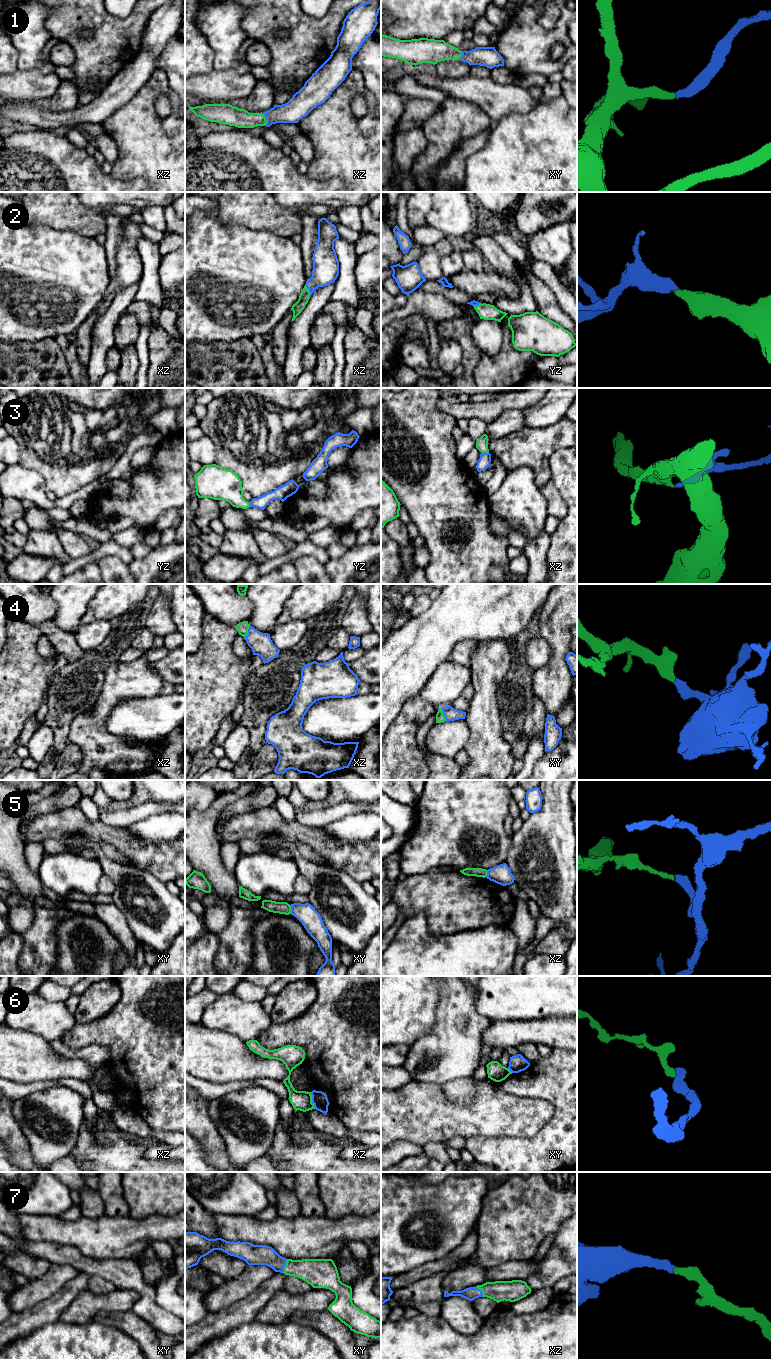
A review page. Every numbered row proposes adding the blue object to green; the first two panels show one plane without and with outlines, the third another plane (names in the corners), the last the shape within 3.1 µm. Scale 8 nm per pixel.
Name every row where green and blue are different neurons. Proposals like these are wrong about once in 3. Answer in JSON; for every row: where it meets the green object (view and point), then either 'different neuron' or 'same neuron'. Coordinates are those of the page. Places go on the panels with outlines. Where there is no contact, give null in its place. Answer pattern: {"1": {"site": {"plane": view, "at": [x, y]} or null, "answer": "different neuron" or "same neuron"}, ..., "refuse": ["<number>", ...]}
{"1": {"site": {"plane": "xz", "at": [265, 119]}, "answer": "same neuron"}, "2": {"site": {"plane": "xz", "at": [308, 290]}, "answer": "same neuron"}, "3": {"site": {"plane": "xz", "at": [484, 452]}, "answer": "same neuron"}, "4": {"site": {"plane": "xy", "at": [442, 714]}, "answer": "same neuron"}, "5": {"site": {"plane": "xy", "at": [290, 909]}, "answer": "different neuron"}, "6": {"site": {"plane": "xz", "at": [311, 1100]}, "answer": "different neuron"}, "7": {"site": {"plane": "xy", "at": [285, 1266]}, "answer": "same neuron"}, "refuse": ["5", "6"]}

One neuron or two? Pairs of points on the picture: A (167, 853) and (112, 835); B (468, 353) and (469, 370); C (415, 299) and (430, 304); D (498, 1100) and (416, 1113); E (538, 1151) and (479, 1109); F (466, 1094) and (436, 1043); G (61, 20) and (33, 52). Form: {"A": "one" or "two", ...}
{"A": "one", "B": "one", "C": "one", "D": "one", "E": "two", "F": "two", "G": "two"}

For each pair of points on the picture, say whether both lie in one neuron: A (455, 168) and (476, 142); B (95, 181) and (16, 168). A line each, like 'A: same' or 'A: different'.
A: same
B: same

